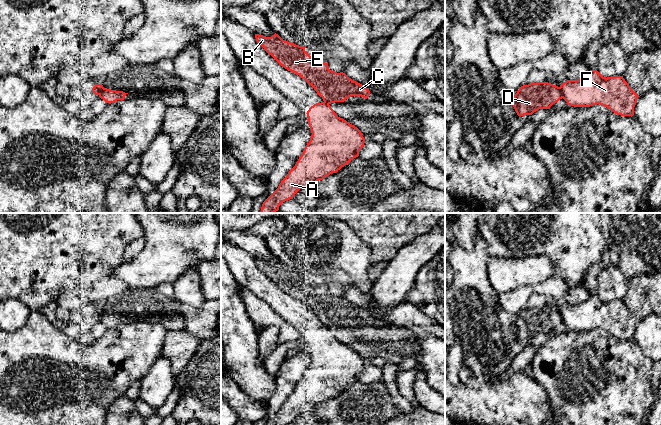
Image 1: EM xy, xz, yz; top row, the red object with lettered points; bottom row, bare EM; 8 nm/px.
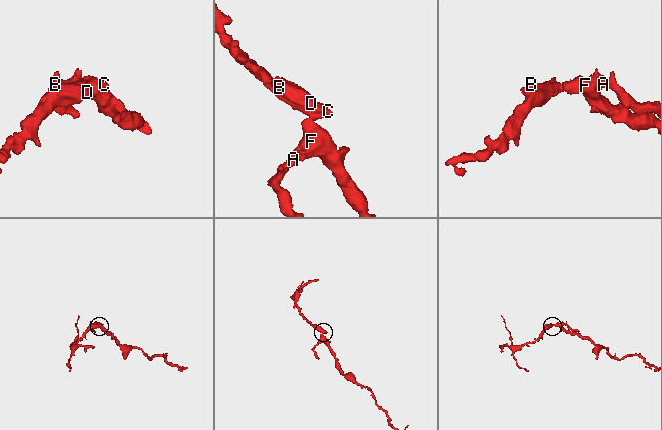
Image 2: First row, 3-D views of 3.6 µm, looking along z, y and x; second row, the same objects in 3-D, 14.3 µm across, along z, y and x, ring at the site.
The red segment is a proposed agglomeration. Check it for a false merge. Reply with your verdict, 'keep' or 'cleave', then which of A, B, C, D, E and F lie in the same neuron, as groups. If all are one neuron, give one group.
cleave | A F / B C D E

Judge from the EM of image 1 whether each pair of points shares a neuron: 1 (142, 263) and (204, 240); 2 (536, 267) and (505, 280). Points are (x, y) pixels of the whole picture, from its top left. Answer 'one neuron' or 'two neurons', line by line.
1: one neuron
2: one neuron

